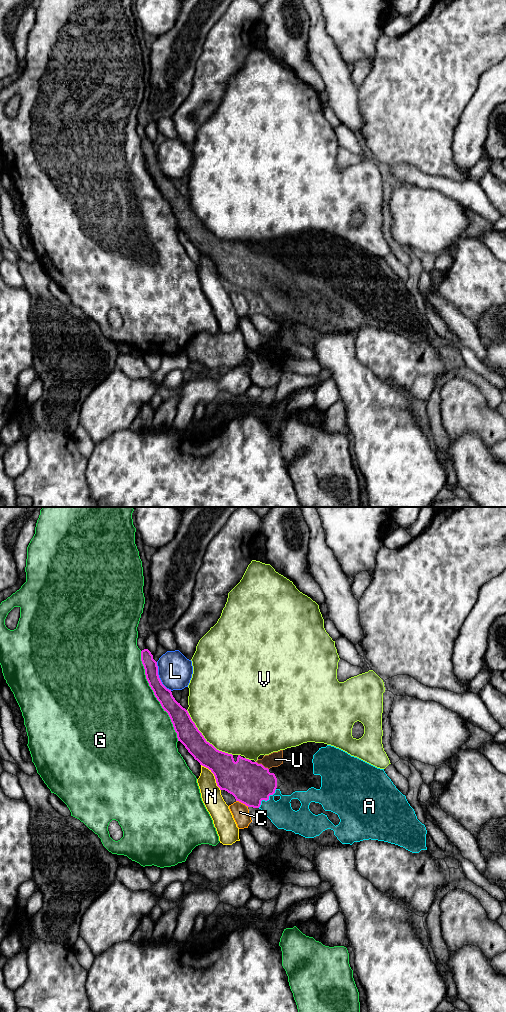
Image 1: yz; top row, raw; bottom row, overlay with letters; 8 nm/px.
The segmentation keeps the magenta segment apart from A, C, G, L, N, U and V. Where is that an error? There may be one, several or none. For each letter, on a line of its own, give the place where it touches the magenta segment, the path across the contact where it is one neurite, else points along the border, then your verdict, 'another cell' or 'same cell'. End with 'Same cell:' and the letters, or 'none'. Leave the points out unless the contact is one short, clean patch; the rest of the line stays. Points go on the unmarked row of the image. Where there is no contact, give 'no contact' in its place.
A: contact yz (266, 288); way yz (249, 270), (266, 288), (280, 300); same cell
C: contact yz (242, 290); another cell
G: contact yz (155, 184); another cell
L: contact yz (158, 165); another cell
N: contact yz (214, 263); another cell
U: contact yz (261, 252); way yz (249, 270), (258, 260), (261, 252), (275, 247); same cell
V: contact yz (204, 226); another cell
Same cell: A, U

